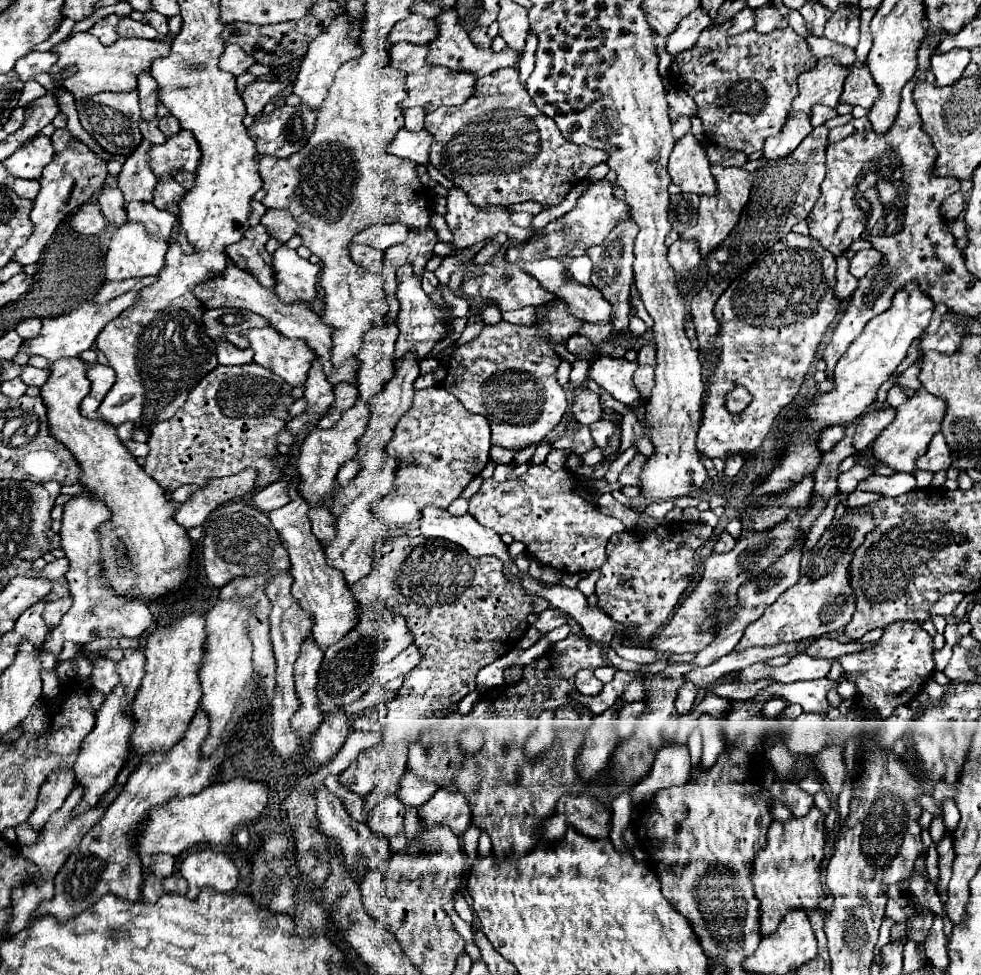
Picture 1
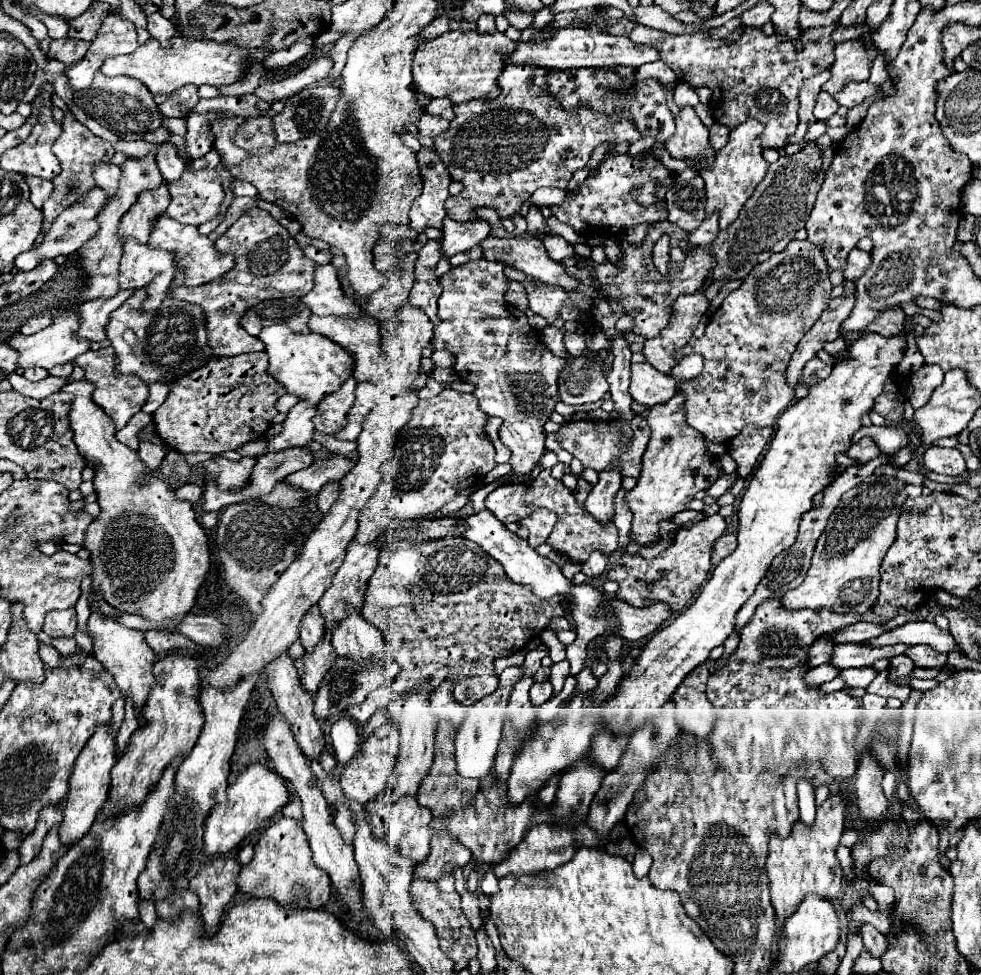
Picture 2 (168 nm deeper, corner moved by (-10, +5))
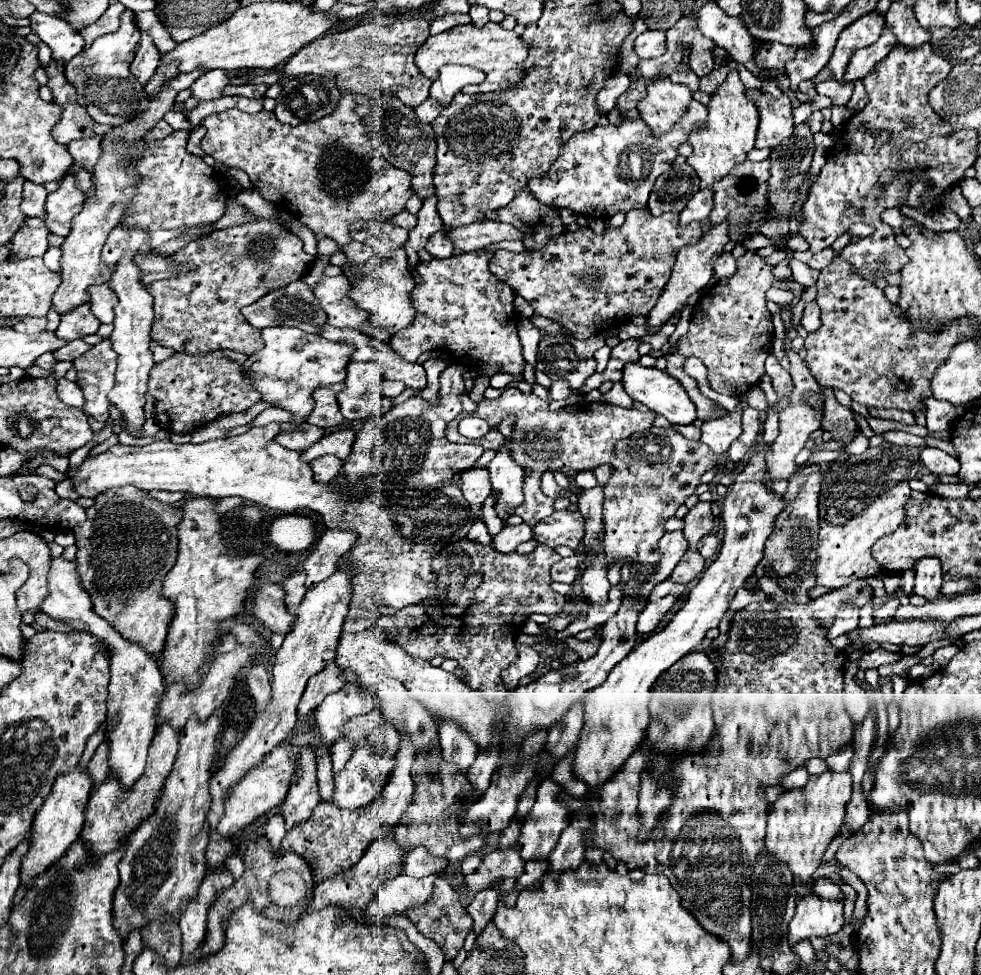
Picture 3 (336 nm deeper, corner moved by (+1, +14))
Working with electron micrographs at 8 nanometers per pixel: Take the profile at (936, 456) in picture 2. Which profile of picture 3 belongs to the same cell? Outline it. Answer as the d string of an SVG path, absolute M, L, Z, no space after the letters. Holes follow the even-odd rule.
M922 448L920 462L932 474L956 474L960 470L960 462L940 448Z

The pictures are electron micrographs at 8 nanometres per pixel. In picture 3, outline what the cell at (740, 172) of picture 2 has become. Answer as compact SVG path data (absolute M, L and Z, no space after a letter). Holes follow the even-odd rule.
M732 70L724 80L724 84L708 102L708 118L704 128L692 132L688 138L694 152L686 162L696 170L702 188L714 188L714 184L720 182L736 164L746 160L746 154L754 148L756 128L758 128L758 110L744 96L744 84L740 82L738 72Z

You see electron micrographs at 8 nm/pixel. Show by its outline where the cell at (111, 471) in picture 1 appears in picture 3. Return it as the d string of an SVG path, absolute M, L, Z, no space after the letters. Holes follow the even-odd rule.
M120 486L104 490L94 498L94 504L86 508L88 520L72 528L76 538L76 566L82 578L82 586L88 590L94 612L108 620L116 630L132 642L138 642L146 652L158 654L164 648L170 620L174 616L174 602L162 596L162 580L172 570L178 556L176 526L182 520L182 510L158 502L148 492L134 486Z

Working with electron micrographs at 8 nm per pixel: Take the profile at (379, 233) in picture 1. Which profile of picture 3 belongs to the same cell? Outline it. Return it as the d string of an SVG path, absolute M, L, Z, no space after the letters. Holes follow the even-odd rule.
M404 210L404 212L400 212L398 216L390 218L390 222L396 224L396 226L402 226L402 228L406 228L406 230L412 230L412 228L416 226L416 218L414 218L408 210Z

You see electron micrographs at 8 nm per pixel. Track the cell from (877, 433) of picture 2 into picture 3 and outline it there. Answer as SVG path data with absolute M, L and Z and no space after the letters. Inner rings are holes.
M886 430L882 432L882 438L896 446L922 446L924 444L924 438L908 434L908 432L900 432L900 430Z

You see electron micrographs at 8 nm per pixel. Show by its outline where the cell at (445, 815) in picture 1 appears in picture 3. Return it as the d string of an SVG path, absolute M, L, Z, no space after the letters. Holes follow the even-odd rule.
M438 872L426 878L412 878L406 874L388 878L378 890L378 894L374 896L374 900L370 902L368 916L382 920L384 916L404 914L408 908L424 904L432 894L434 880L440 878L440 874L444 876L444 872Z

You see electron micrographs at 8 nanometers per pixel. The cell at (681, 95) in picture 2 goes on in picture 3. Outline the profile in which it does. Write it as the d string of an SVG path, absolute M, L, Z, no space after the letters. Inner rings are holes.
M678 66L678 68L670 74L670 80L672 80L674 84L686 84L692 92L698 90L698 82L700 82L700 78L698 78L690 68L686 68L686 66Z

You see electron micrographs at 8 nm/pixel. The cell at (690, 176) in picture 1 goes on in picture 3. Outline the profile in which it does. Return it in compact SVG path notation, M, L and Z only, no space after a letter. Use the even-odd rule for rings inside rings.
M656 78L648 84L648 96L638 104L638 110L652 134L662 136L664 132L670 132L676 120L686 114L690 102L692 92L688 86L672 84L668 78Z

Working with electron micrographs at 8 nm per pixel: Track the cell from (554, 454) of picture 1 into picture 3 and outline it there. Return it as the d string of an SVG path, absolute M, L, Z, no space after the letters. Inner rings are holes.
M546 470L544 474L542 474L542 492L546 494L546 496L550 496L550 498L558 498L558 496L568 496L566 494L566 490L562 490L558 484L556 484L556 480L554 480L554 474L550 472L550 470Z

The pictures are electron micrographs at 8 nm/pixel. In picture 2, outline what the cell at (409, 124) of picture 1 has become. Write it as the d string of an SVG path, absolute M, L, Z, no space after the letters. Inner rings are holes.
M441 97L441 99L433 99L427 109L427 113L435 113L439 117L445 117L445 119L451 119L453 117L453 103L449 101L449 97Z

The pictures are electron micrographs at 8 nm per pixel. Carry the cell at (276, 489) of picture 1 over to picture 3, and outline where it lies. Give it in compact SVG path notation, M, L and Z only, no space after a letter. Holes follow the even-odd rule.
M336 430L330 436L324 436L322 440L318 440L306 452L302 452L302 460L312 462L314 458L320 458L324 454L332 454L340 460L346 460L346 456L352 450L352 442L354 442L354 432L352 430Z

